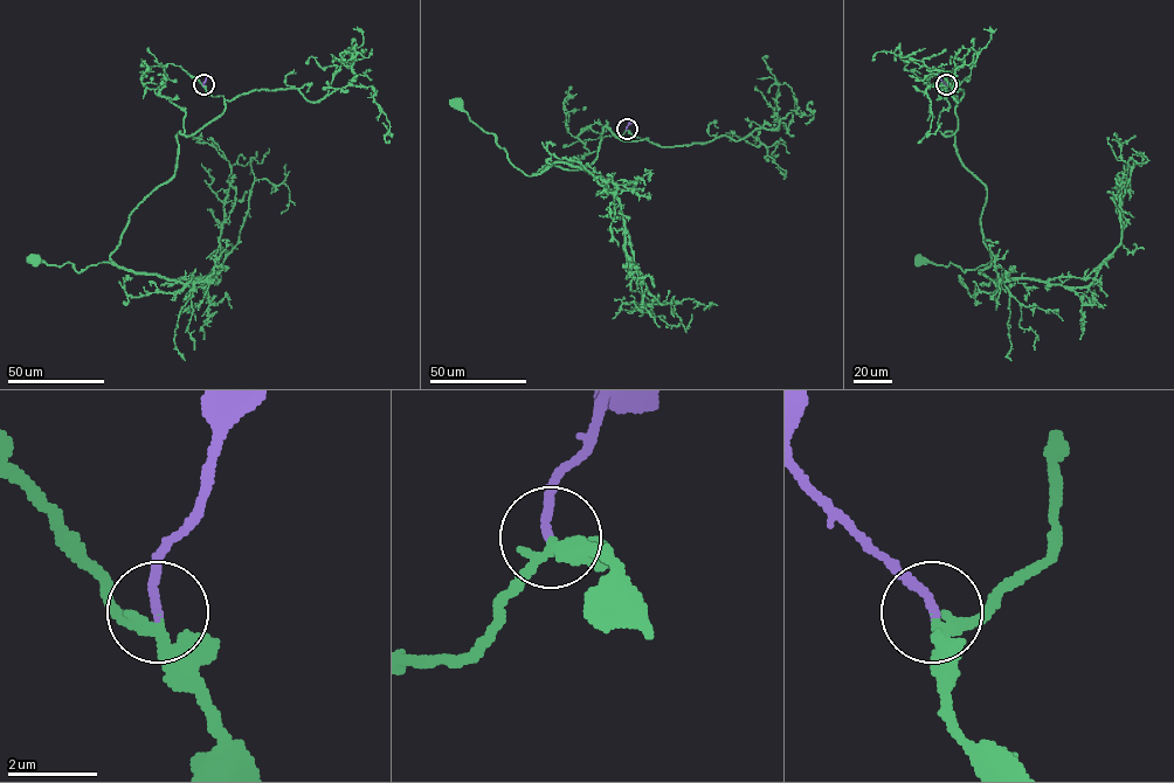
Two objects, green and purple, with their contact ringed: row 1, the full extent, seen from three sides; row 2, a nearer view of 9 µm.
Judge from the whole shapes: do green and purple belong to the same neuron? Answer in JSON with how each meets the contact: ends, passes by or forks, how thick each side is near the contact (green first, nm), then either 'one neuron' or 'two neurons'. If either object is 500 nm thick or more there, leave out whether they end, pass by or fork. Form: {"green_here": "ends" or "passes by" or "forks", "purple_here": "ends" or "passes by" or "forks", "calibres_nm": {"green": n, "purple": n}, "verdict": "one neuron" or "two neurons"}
{"green_here": "passes by", "purple_here": "ends", "calibres_nm": {"green": 190, "purple": 200}, "verdict": "one neuron"}

